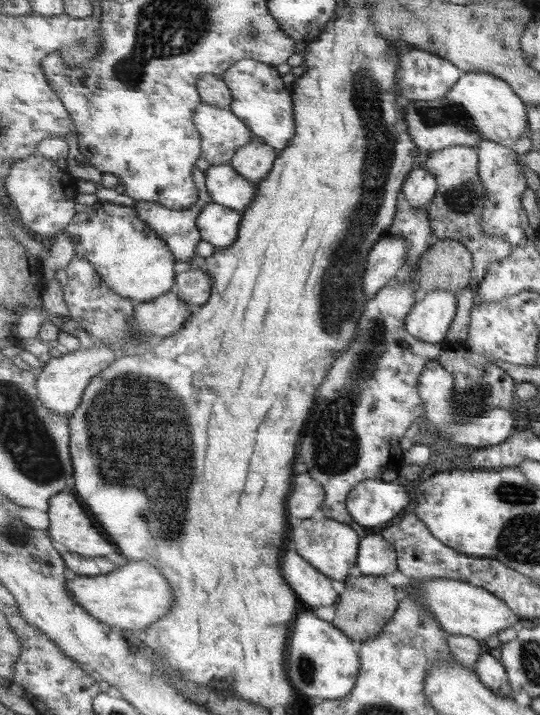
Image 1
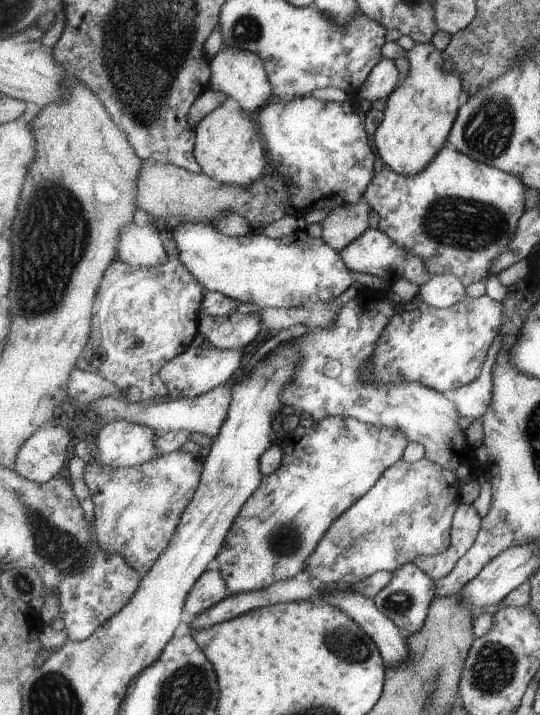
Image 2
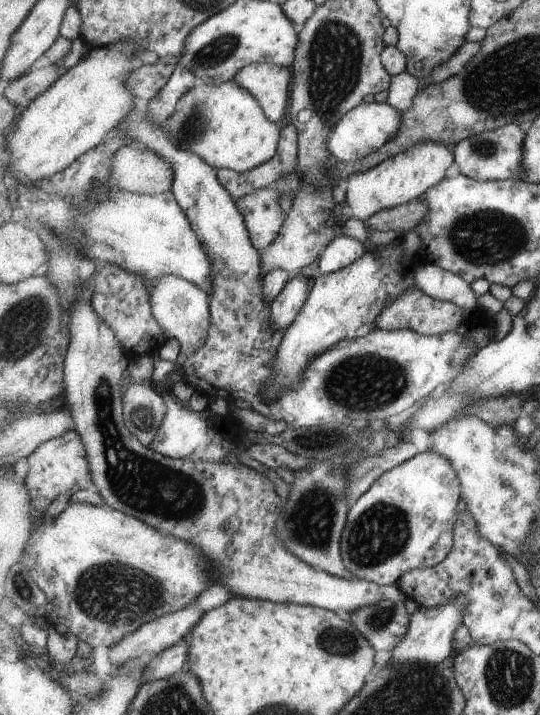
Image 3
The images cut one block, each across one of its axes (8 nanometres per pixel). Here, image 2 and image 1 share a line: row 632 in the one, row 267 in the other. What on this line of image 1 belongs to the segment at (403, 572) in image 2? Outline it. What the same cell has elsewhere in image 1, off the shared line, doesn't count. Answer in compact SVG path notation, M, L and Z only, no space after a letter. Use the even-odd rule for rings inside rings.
M401 190L400 203L397 206L396 220L392 227L382 237L397 236L408 240L408 260L405 263L403 273L396 280L382 288L372 300L366 303L365 312L357 323L357 337L354 342L344 348L331 367L331 372L321 386L321 392L317 392L317 404L313 408L313 416L309 418L309 424L305 426L305 432L301 434L301 460L307 466L307 473L324 485L326 499L323 512L333 520L345 524L357 526L349 512L347 502L352 490L364 480L399 480L399 470L403 466L404 449L399 446L399 440L405 437L408 430L415 426L415 420L425 415L425 403L420 395L420 376L433 360L438 360L446 348L445 342L431 346L424 340L419 340L405 329L405 319L417 303L422 291L414 280L414 272L421 256L430 249L429 237L433 233L432 217L425 207L415 209Z

